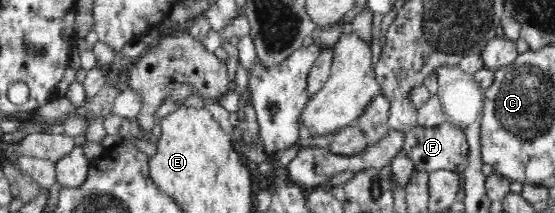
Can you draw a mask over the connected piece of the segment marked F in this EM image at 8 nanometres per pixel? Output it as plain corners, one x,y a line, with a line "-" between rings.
449,121
435,127
415,126
404,137
402,151
413,161
416,171
429,173
446,169
459,174
469,165
469,148
465,132
457,124

